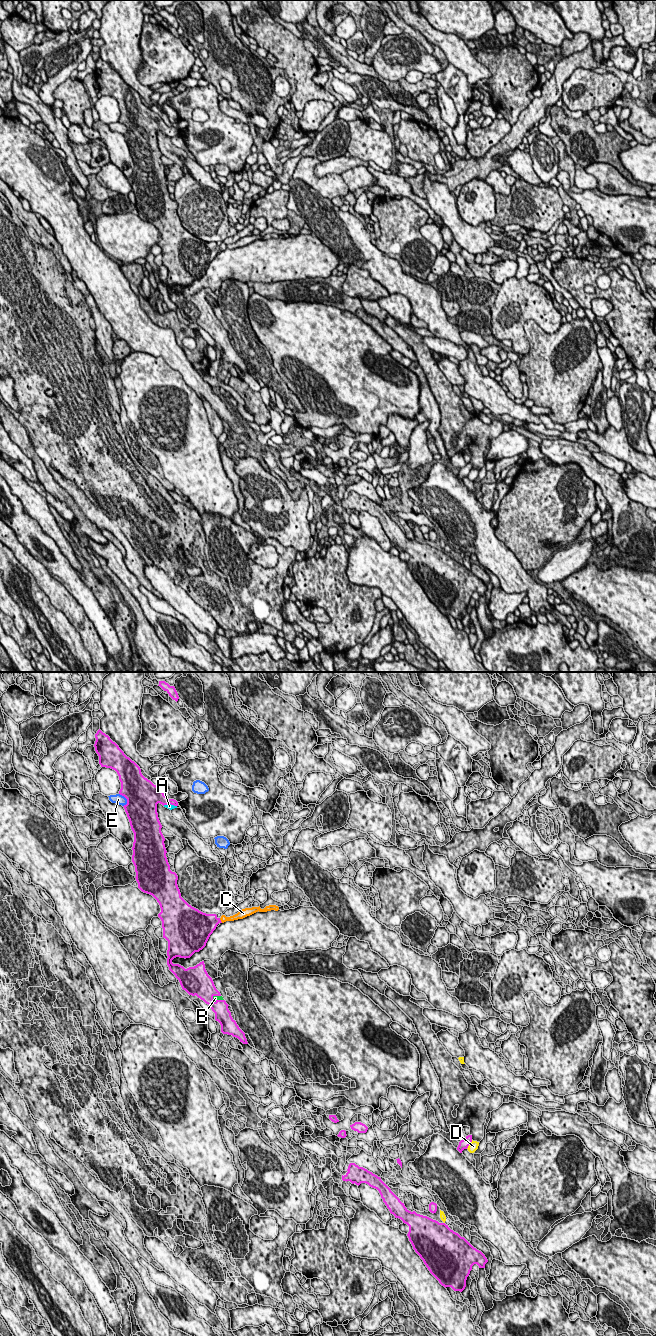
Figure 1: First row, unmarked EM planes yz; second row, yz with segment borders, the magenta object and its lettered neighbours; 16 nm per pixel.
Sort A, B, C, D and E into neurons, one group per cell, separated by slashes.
A B C / D / E

